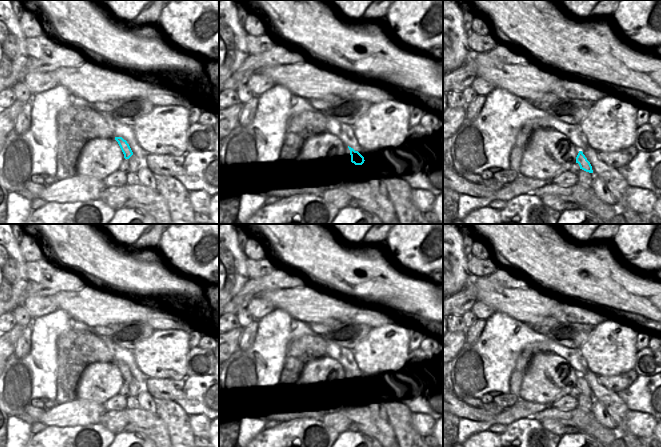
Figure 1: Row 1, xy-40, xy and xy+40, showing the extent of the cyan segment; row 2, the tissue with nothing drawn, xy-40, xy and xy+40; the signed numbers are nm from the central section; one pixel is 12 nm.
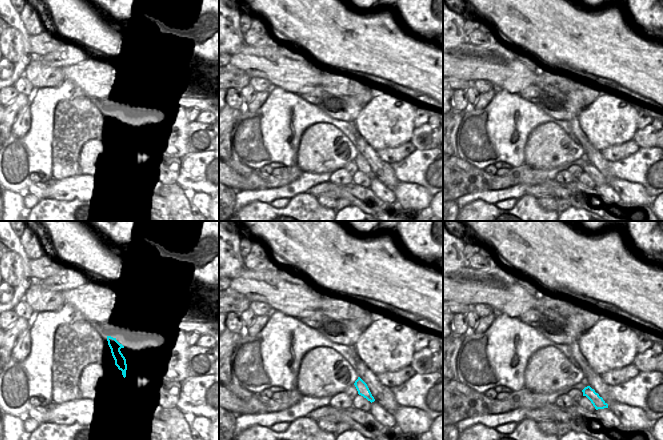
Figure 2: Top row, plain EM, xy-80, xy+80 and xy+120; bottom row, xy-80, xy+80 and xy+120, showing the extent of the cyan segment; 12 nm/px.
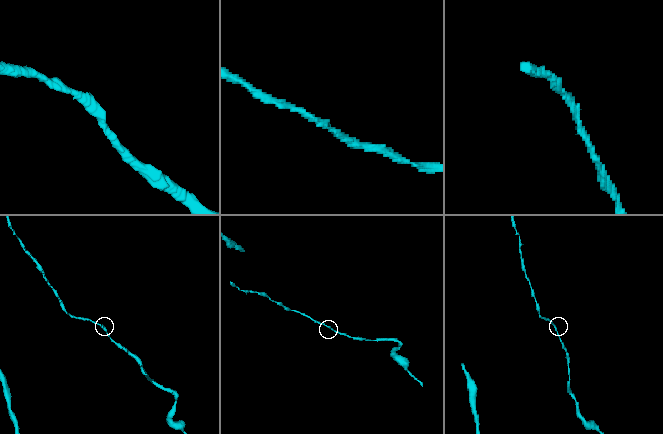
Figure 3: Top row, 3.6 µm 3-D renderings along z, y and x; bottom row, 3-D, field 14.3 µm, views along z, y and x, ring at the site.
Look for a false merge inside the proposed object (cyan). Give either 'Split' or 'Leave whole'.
Leave whole

